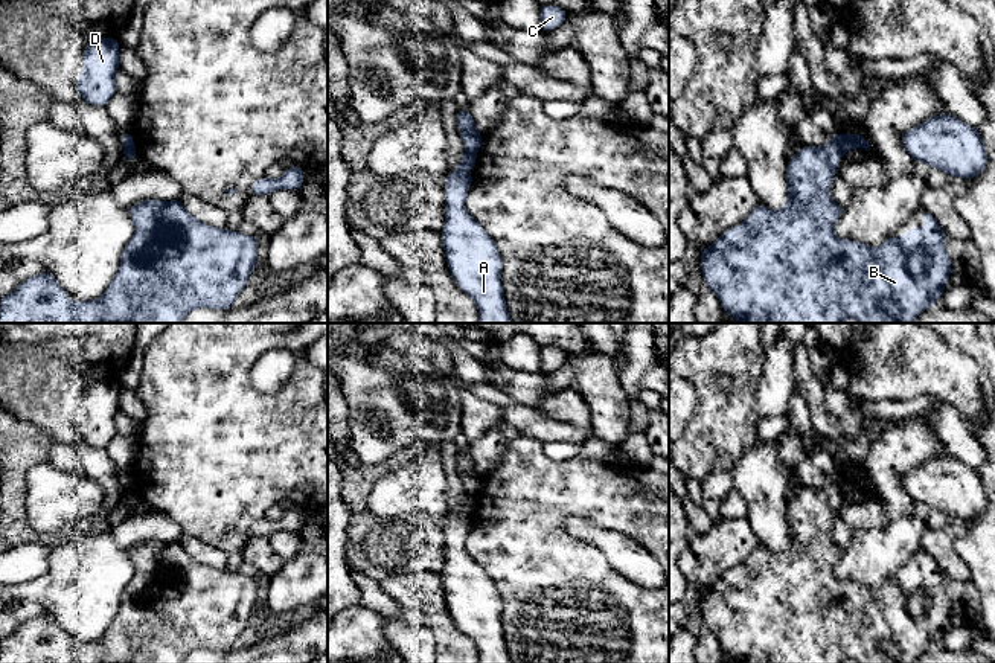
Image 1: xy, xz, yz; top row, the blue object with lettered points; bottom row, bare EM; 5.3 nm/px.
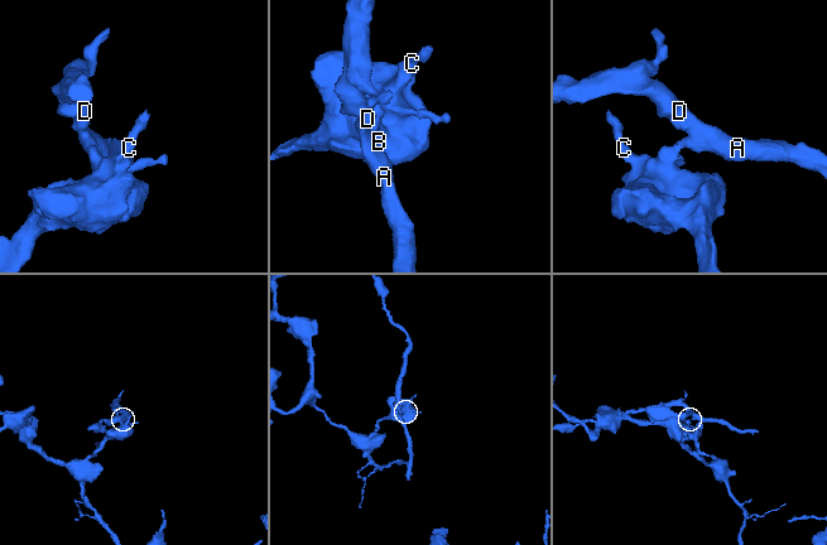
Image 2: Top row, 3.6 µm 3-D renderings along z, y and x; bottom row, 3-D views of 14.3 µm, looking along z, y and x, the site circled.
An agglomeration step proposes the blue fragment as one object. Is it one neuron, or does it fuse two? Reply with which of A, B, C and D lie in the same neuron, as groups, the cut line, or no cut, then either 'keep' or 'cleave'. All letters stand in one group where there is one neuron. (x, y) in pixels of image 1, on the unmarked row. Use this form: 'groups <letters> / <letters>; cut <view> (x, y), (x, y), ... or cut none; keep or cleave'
groups A D / B C; cut yz (832, 479), (843, 494); cleave

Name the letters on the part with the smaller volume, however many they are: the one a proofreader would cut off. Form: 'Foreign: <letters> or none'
Foreign: A, D

